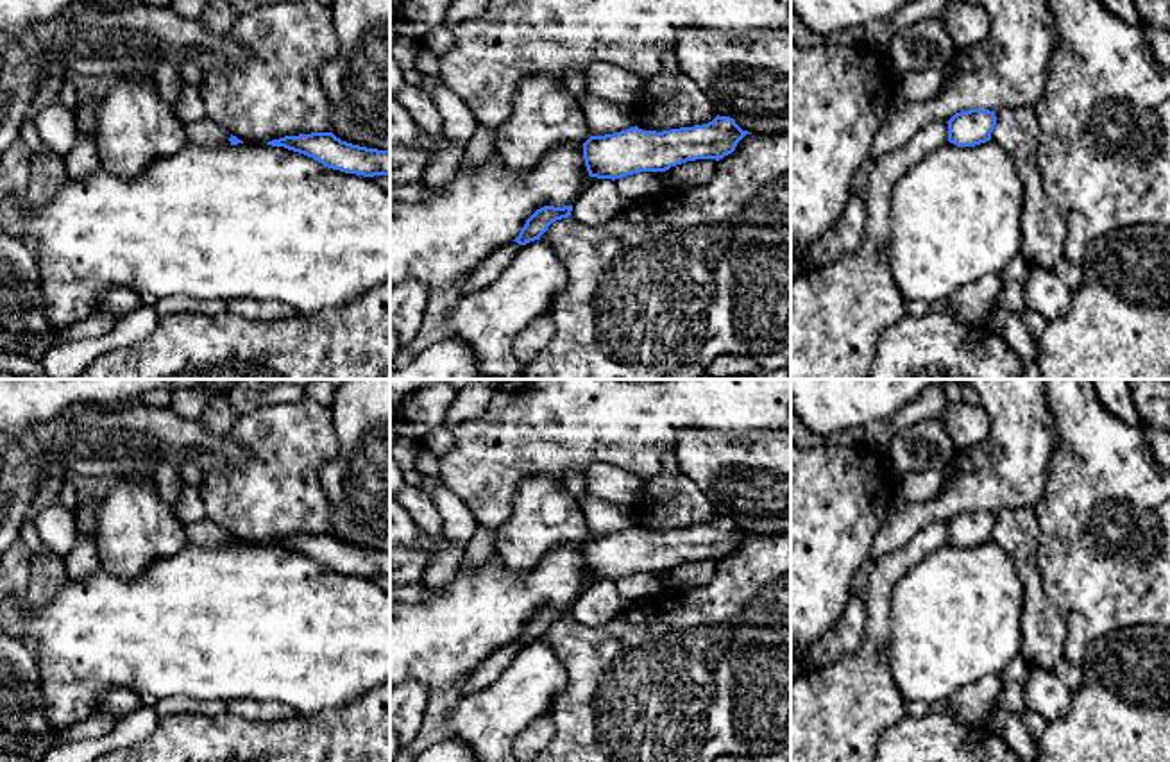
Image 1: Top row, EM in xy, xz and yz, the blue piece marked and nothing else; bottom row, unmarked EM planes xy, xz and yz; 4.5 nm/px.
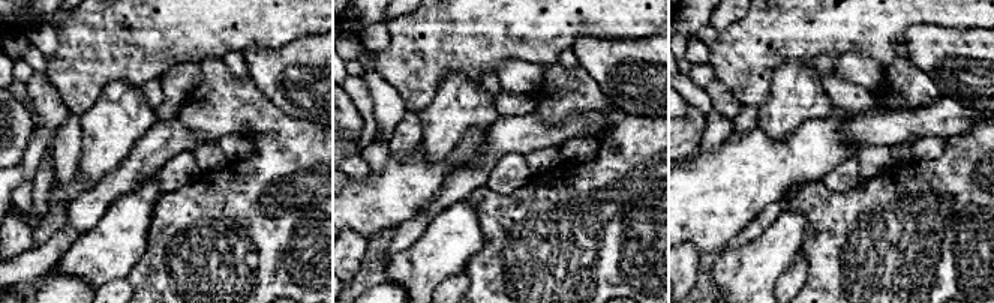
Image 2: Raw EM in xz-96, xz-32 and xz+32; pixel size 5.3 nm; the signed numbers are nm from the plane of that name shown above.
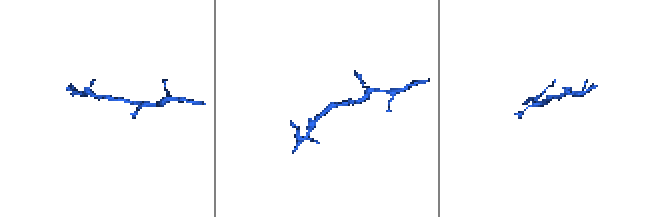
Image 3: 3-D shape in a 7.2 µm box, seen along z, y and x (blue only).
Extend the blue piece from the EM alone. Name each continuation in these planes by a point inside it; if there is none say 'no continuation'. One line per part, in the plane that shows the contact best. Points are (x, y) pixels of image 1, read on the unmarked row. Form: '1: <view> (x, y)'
no continuation

